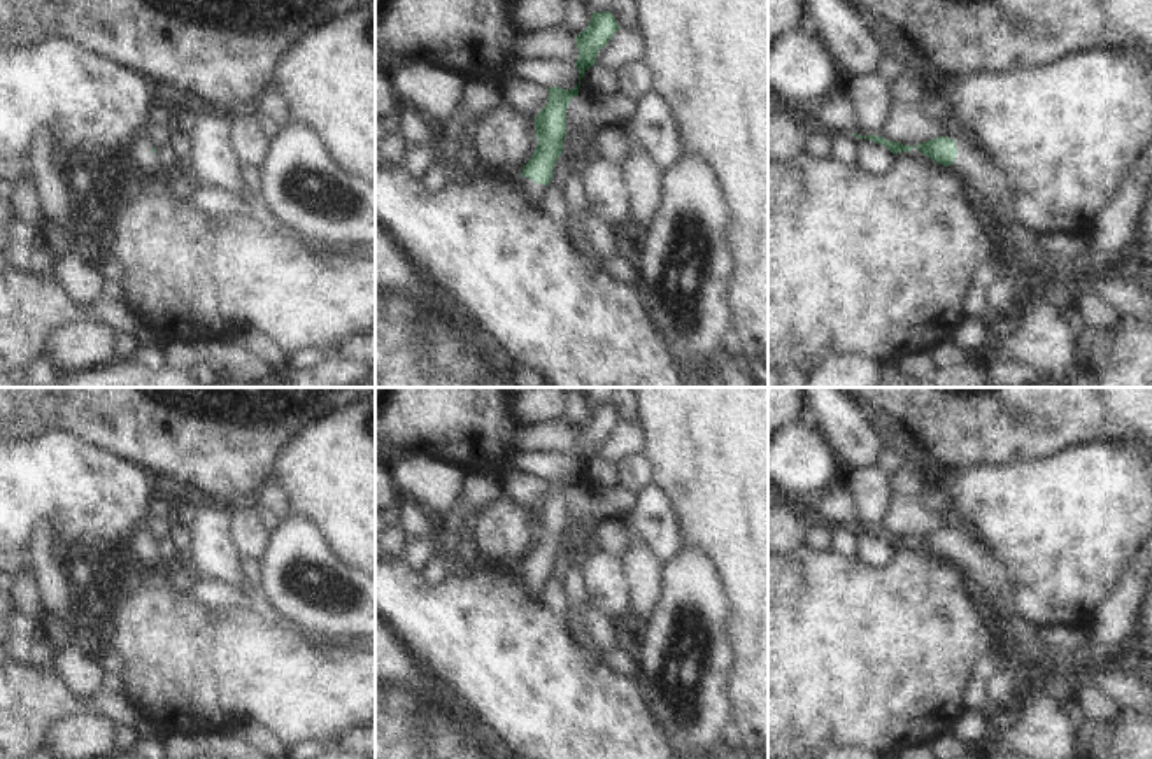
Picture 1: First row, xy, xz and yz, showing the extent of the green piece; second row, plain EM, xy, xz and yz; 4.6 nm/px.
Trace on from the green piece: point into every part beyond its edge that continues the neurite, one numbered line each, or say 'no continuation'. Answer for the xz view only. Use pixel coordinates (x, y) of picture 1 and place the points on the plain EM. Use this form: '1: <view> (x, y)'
1: xz (533, 584)

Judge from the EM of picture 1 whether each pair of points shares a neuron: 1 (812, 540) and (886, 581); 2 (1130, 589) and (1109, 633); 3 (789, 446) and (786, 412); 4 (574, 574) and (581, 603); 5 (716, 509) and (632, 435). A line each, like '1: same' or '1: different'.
1: different
2: same
3: different
4: same
5: different

